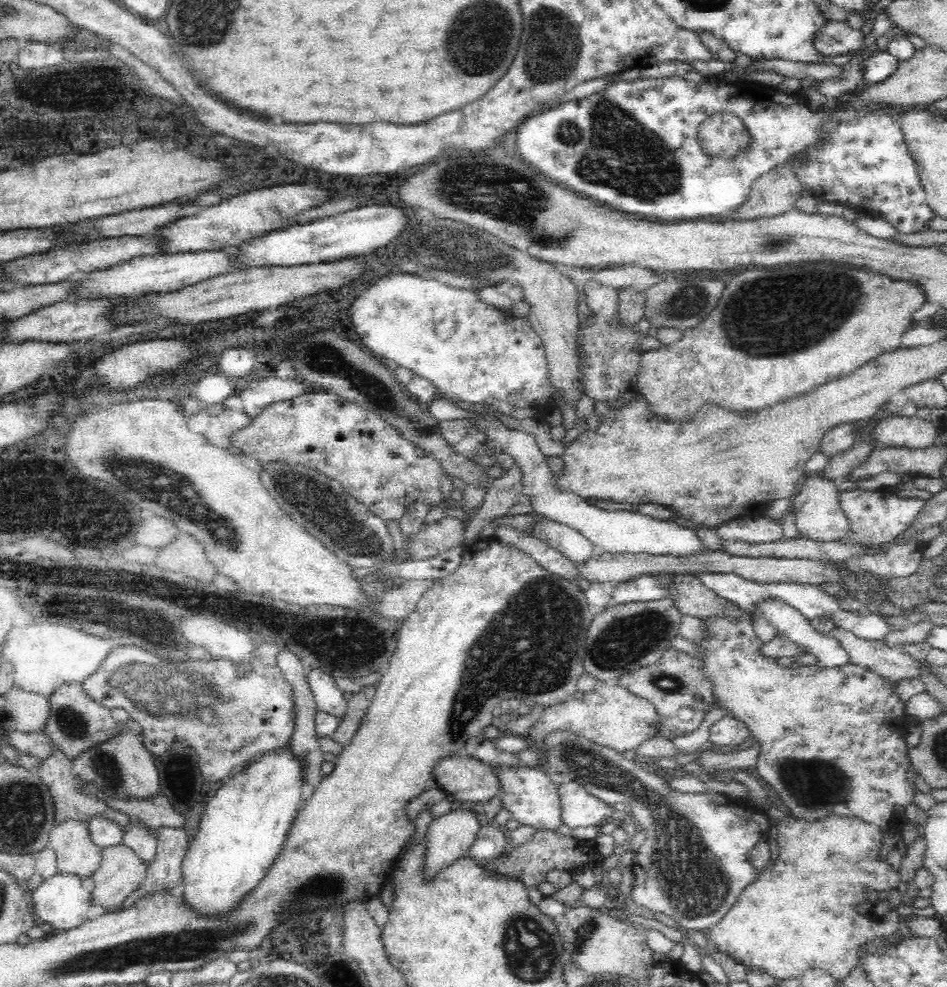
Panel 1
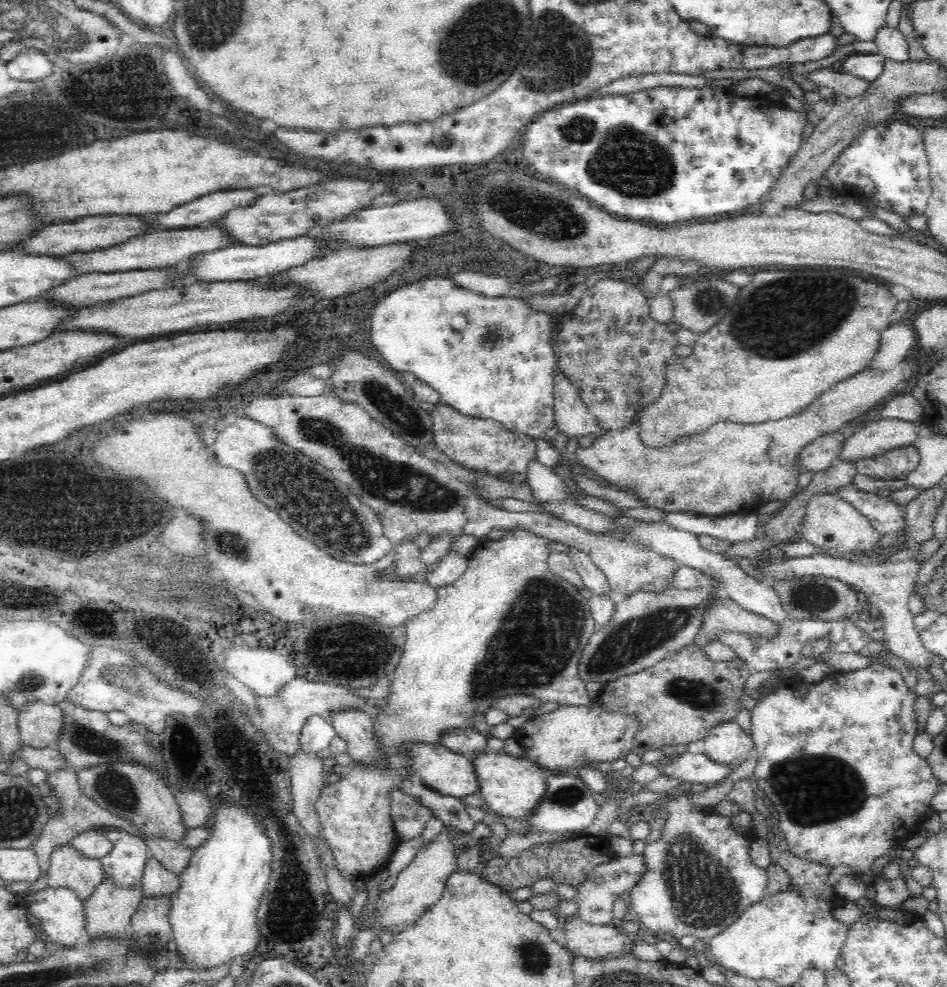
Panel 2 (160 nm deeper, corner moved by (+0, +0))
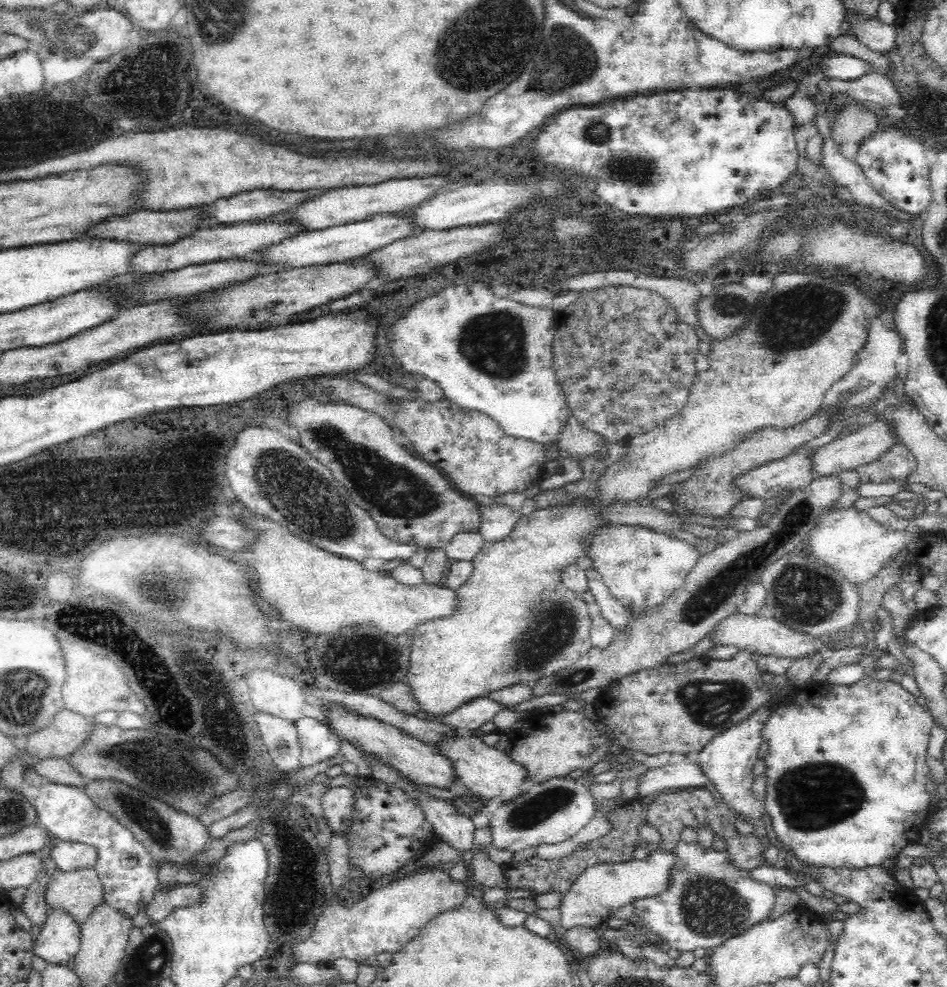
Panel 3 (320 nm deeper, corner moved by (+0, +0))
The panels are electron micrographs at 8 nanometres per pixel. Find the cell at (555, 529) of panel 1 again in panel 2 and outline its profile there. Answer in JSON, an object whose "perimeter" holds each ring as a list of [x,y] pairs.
{"perimeter":[[[572,546],[566,548],[568,552],[566,554],[572,559],[575,569],[581,576],[583,587],[590,589],[592,594],[607,594],[612,598],[612,589],[608,587],[608,582],[604,576],[604,573],[596,566],[596,563],[592,561],[590,555],[583,550],[576,549]]]}

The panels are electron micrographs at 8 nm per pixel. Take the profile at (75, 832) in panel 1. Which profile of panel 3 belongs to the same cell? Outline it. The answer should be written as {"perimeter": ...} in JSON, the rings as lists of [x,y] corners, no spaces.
{"perimeter":[[[57,866],[47,882],[45,899],[50,907],[66,907],[79,924],[84,924],[104,893],[95,867],[64,871]]]}

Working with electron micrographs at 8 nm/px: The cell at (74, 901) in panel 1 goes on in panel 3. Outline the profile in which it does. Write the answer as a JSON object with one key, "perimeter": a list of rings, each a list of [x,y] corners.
{"perimeter":[[[47,905],[47,916],[35,942],[35,955],[48,964],[66,964],[81,944],[81,924],[66,907]]]}

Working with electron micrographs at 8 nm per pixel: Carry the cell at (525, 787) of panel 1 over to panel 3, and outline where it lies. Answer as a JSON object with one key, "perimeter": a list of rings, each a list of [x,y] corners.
{"perimeter":[[[457,732],[452,739],[442,740],[435,746],[452,760],[456,777],[458,777],[456,782],[464,785],[477,797],[483,800],[500,798],[500,802],[507,803],[524,794],[528,781],[528,768],[512,759],[510,754],[505,754],[495,747],[486,746],[481,738],[473,738],[465,733]]]}

